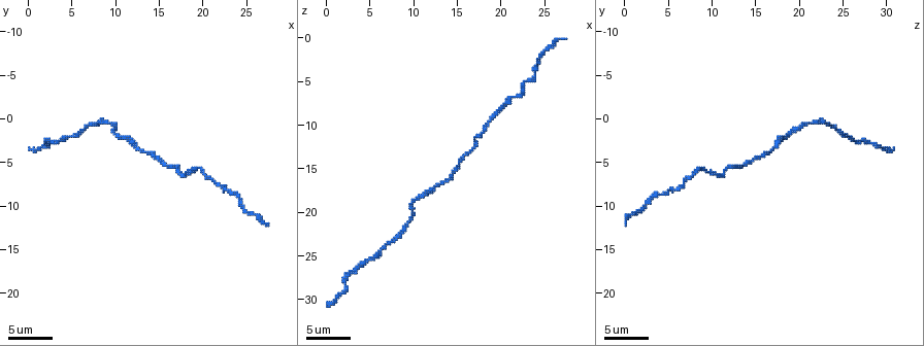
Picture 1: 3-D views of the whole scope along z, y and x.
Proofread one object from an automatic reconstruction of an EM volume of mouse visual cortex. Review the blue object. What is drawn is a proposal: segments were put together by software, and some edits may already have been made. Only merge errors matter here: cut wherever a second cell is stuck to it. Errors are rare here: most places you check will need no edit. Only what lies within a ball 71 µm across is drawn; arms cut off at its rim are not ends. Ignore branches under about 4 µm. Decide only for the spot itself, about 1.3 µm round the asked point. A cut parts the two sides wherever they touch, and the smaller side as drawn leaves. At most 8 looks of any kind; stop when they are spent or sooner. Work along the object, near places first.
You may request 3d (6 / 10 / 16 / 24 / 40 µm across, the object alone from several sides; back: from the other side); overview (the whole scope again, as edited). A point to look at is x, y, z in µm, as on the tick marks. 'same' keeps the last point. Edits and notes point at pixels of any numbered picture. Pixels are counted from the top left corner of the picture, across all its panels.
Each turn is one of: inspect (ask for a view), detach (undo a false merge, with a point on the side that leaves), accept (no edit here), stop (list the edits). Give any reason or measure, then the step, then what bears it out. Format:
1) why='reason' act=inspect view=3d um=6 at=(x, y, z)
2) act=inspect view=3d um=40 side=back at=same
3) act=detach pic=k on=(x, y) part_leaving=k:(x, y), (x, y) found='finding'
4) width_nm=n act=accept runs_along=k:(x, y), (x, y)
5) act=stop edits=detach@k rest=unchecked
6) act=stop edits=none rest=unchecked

act=inspect view=3d um=10 at=(14.4, 4.4, 15.4)

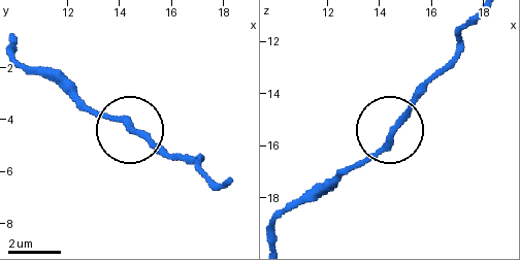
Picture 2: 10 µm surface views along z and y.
why='zoom in' act=inspect view=3d um=6 at=(14.6, 4.5, 15.5)

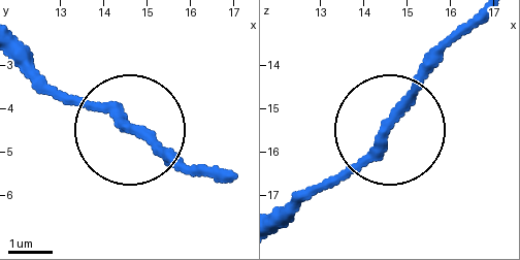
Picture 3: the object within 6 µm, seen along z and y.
width_nm=220 act=accept runs_along=3:(395, 125), (447, 44) found='one cell here'

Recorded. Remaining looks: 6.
act=inspect view=3d um=6 at=(23.0, 8.4, 5.0)

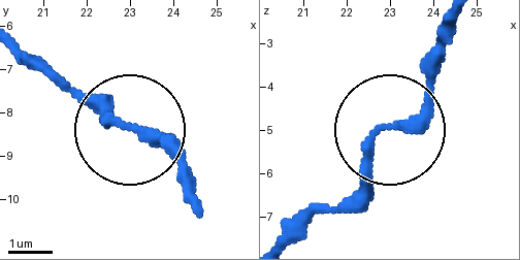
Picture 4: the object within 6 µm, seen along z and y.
act=accept found='continuous, no second cell'

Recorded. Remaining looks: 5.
why='sudden change in width' act=inspect view=3d um=10 at=(18.0, 6.2, 10.6)

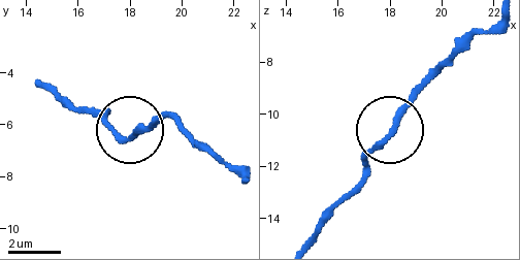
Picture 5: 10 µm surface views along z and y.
act=accept found='all the same cell'

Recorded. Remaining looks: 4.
why='narrows sharply' act=inspect view=3d um=6 at=(7.2, 0.8, 23.4)

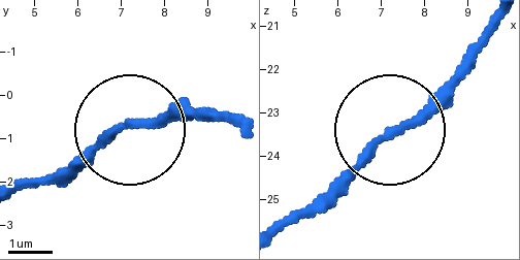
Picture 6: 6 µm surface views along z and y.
why='other side' act=inspect view=3d um=6 side=back at=(7.15, 0.75, 23.55)

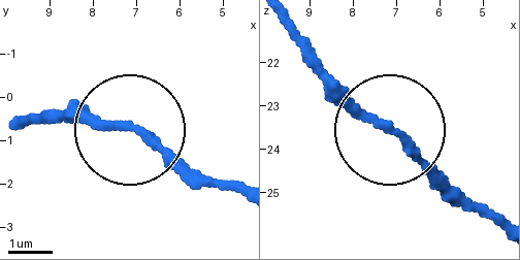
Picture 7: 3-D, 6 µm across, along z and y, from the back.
act=accept runs_along=7:(291, 24), (457, 187) found='one cell here'

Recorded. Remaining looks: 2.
act=stop edits=none rest=unchecked

